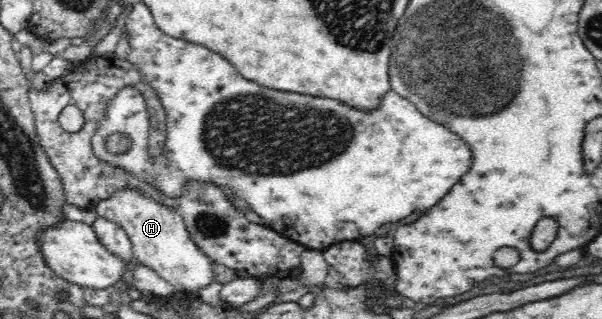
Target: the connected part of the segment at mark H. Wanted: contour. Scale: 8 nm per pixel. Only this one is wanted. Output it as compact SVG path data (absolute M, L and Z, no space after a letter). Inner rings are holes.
M131 189L117 191L111 198L99 201L92 209L97 216L125 229L131 239L131 250L135 258L173 285L178 293L195 295L217 281L211 265L213 260L193 242L183 217L177 211Z

